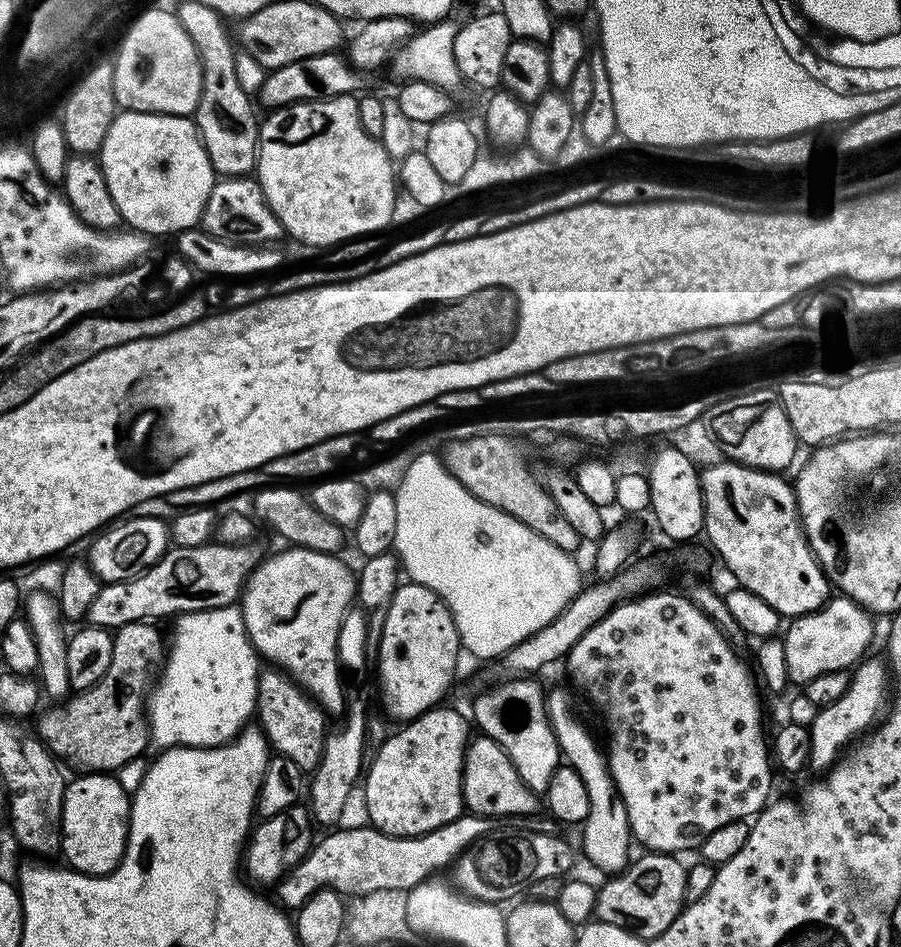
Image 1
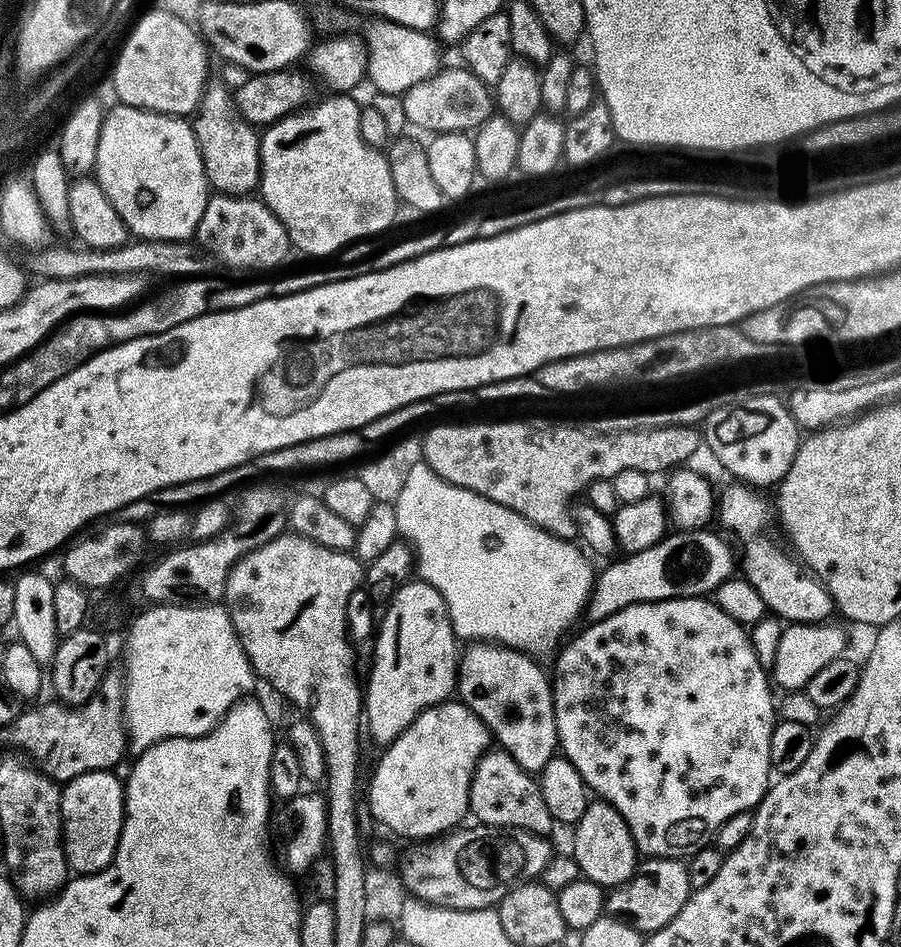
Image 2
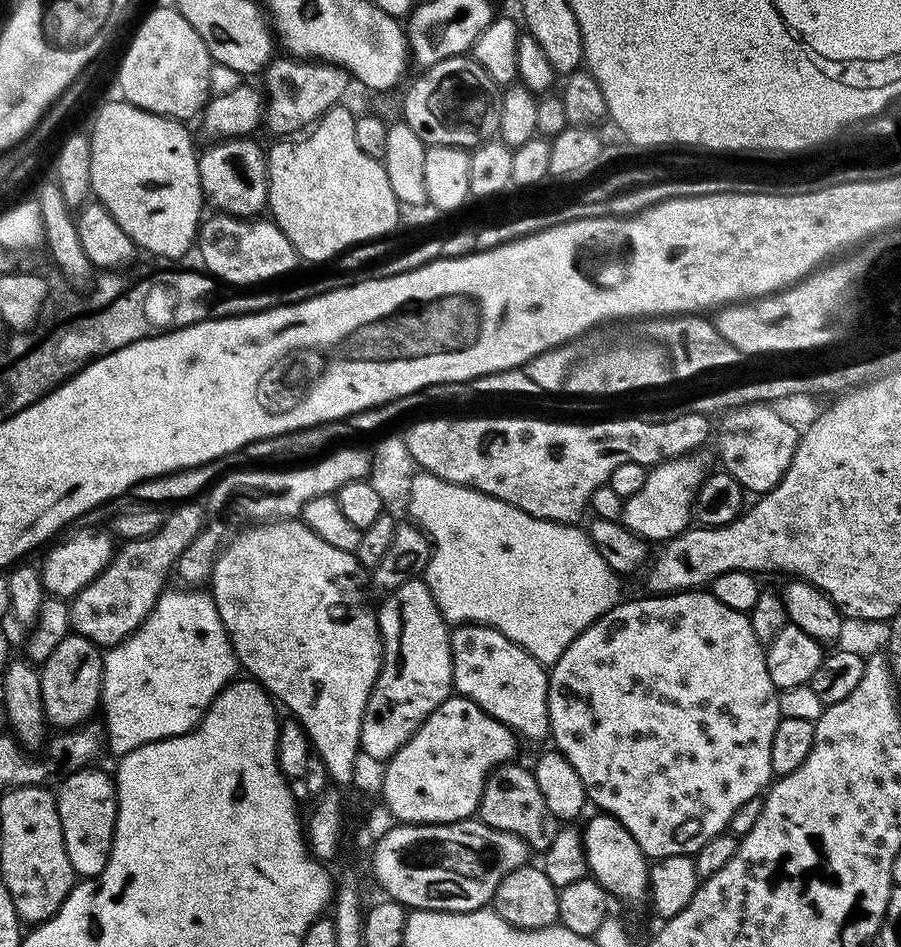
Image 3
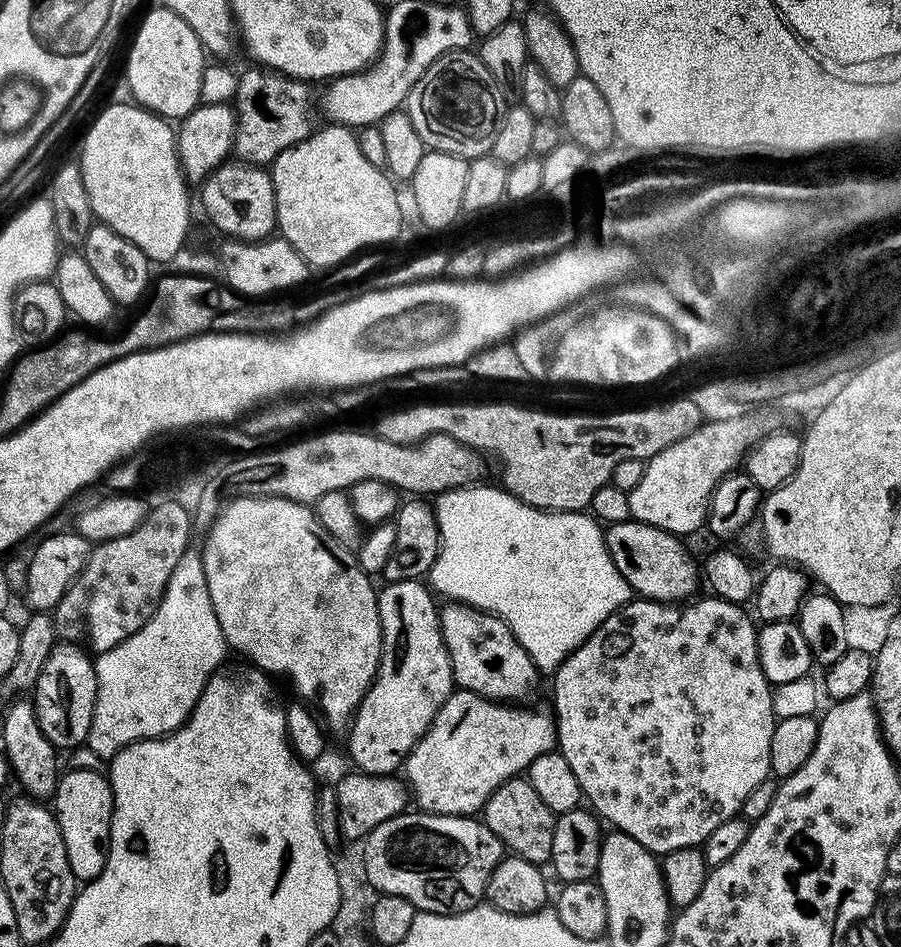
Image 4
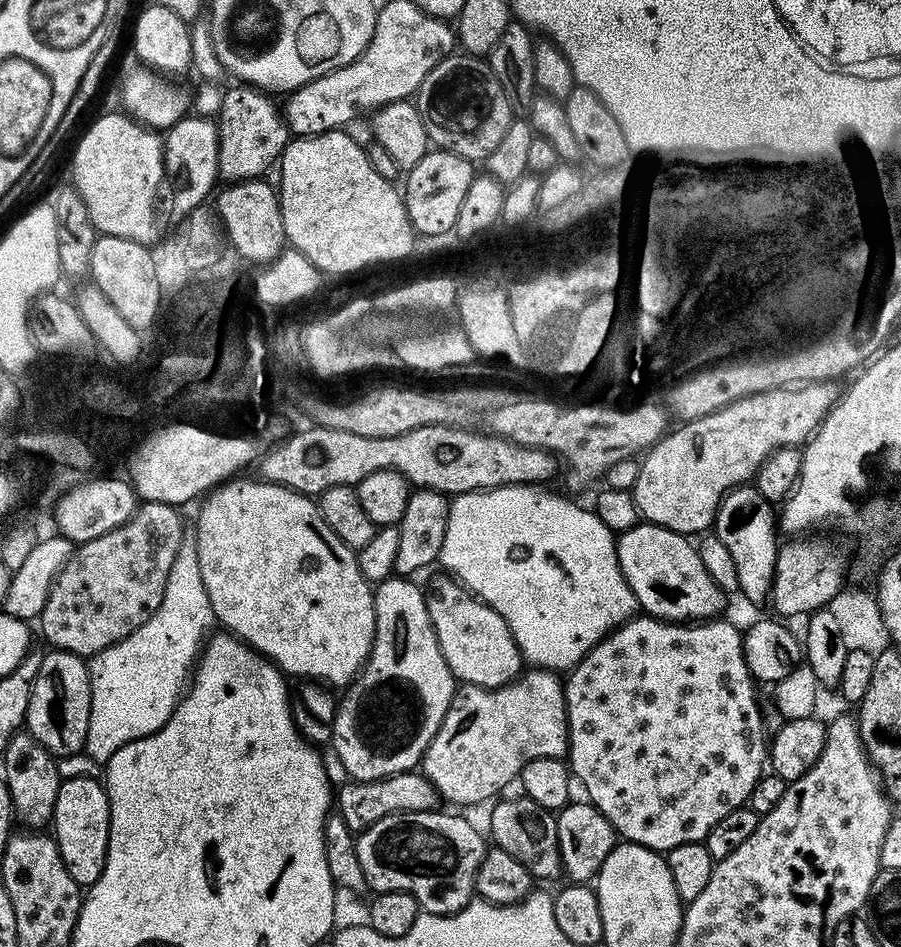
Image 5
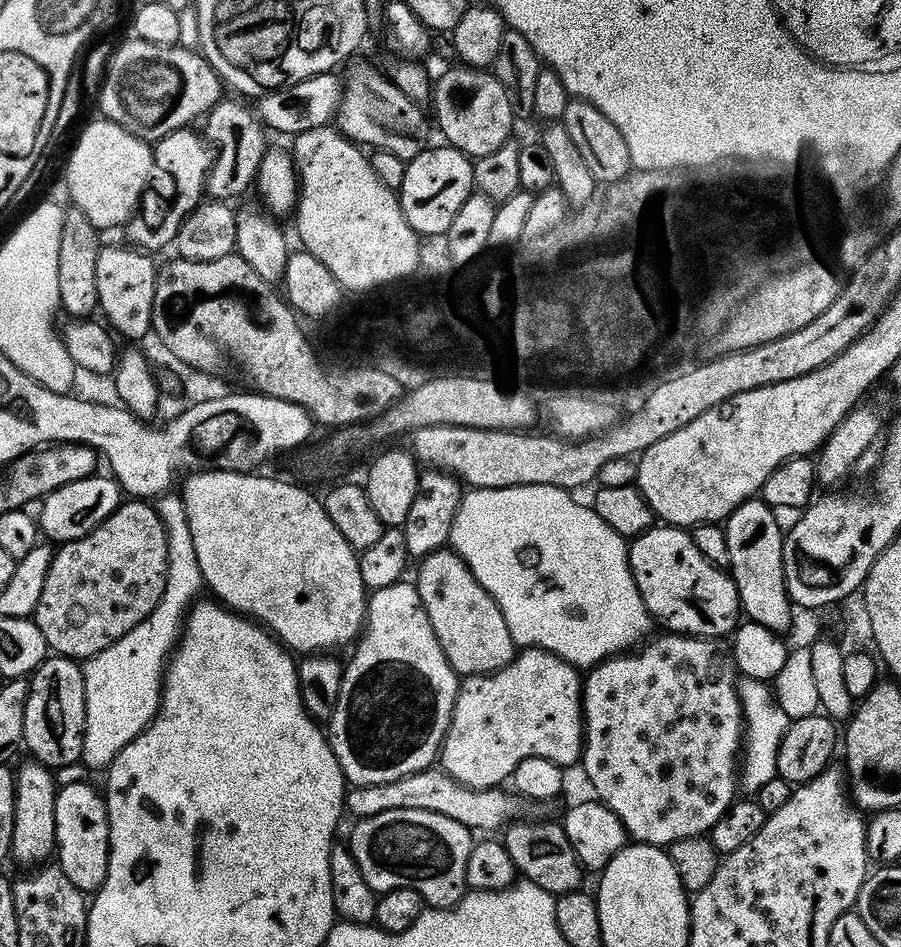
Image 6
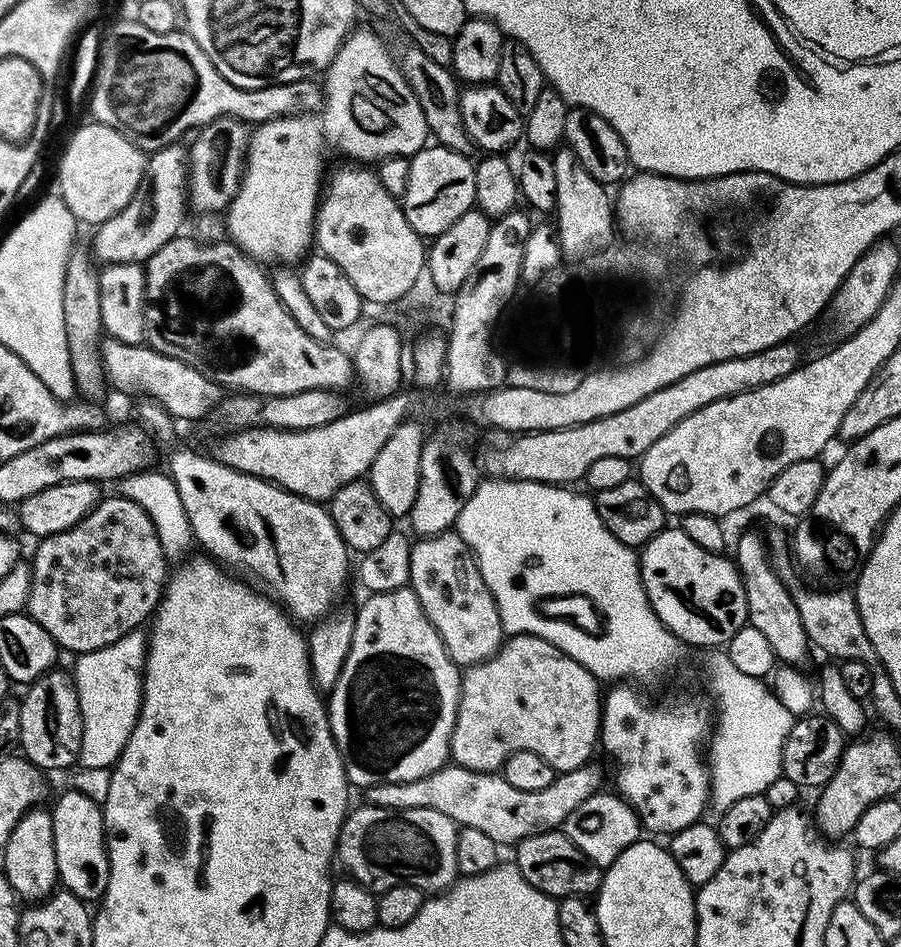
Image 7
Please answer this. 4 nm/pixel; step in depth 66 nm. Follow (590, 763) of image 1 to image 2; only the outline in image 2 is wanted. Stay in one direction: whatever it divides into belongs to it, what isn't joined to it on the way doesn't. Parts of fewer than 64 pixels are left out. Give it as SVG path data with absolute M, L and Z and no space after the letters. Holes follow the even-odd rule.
M593 799L586 806L586 814L571 829L570 855L581 873L595 884L615 886L624 884L636 872L638 853L636 843L618 810L606 800Z

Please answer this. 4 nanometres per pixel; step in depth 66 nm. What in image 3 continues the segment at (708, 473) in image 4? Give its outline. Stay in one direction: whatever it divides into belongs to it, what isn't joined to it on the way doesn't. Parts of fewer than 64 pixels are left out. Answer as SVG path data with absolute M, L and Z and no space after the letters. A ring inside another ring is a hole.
M691 455L679 456L677 460L655 465L649 471L642 490L624 500L622 522L635 536L645 542L667 542L689 528L691 520L688 519L694 516L696 494L706 479L706 472L694 459Z

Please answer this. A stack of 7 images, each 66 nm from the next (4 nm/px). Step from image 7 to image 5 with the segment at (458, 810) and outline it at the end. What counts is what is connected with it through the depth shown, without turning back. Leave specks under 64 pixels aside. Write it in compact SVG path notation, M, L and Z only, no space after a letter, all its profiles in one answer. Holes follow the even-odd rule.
M413 770L394 774L386 779L370 781L353 781L347 783L336 792L336 808L353 832L361 832L374 822L380 821L390 814L403 812L426 812L435 809L438 804L438 793L434 785L424 777L423 771Z

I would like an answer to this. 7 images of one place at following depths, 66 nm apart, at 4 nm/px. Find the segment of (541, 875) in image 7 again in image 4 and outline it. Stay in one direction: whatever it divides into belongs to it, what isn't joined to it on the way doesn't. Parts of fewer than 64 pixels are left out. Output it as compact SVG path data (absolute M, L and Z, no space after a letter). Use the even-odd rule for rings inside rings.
M513 778L498 786L482 809L484 824L498 834L511 855L521 856L526 858L526 862L541 866L547 865L552 858L556 818L557 813L552 812L542 798L538 798L538 793L527 778Z

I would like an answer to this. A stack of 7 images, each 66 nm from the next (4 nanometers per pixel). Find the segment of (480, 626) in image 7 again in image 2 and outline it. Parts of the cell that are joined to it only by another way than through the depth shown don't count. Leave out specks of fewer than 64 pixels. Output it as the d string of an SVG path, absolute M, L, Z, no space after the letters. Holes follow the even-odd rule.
M478 640L467 645L458 660L455 691L459 699L488 727L503 751L508 752L520 766L536 774L549 758L557 755L556 719L552 701L552 682L535 664L531 655L506 644Z

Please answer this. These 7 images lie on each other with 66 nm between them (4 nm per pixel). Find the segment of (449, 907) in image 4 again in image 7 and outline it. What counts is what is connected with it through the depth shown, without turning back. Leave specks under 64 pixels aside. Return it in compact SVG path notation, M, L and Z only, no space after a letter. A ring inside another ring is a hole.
M365 803L363 807L353 807L340 827L338 860L344 863L348 871L345 873L351 879L373 894L405 882L418 886L426 894L439 894L456 883L460 876L456 821L429 808L402 813L370 803Z

